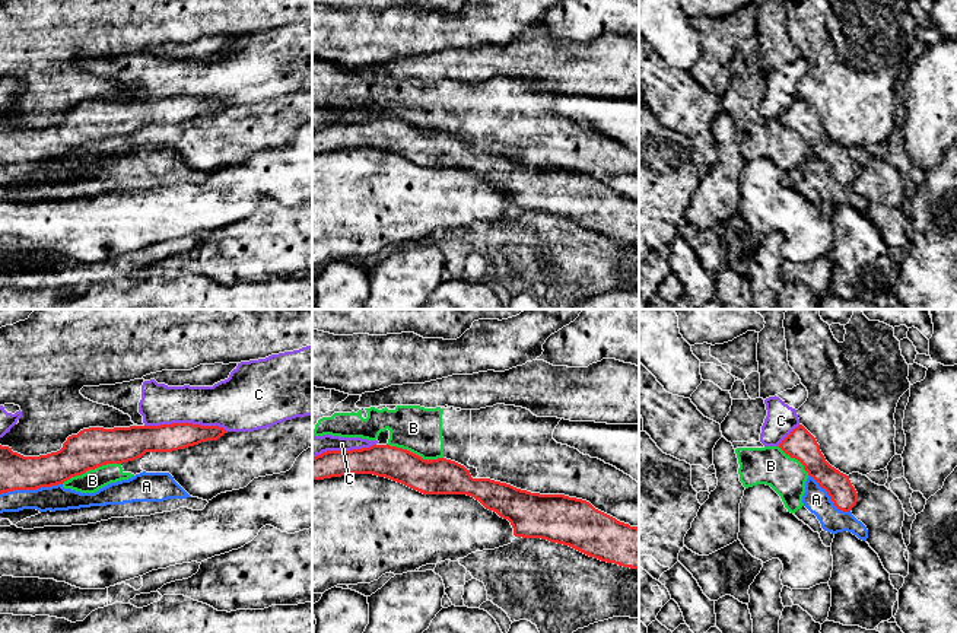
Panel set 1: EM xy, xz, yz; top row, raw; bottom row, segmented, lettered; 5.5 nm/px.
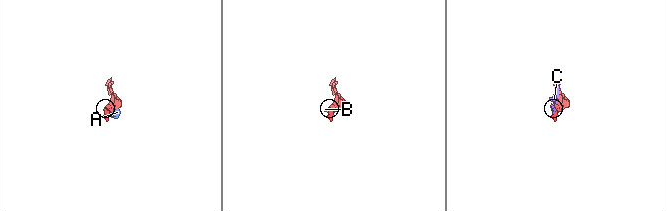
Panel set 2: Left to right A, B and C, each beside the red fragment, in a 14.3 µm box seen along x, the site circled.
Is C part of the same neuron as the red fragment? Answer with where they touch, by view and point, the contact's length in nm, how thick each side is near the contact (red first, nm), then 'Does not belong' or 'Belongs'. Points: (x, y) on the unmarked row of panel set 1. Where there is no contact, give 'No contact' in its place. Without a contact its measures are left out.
Touches red at xy (186, 96). Shared border 460 nm. Thickness 160 nm (red) against 260 nm. Does not belong

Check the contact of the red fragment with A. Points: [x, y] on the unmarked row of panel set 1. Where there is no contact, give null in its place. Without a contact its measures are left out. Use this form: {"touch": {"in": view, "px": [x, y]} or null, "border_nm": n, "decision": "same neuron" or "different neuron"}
{"touch": {"in": "xy", "px": [31, 162]}, "border_nm": 360, "decision": "different neuron"}

